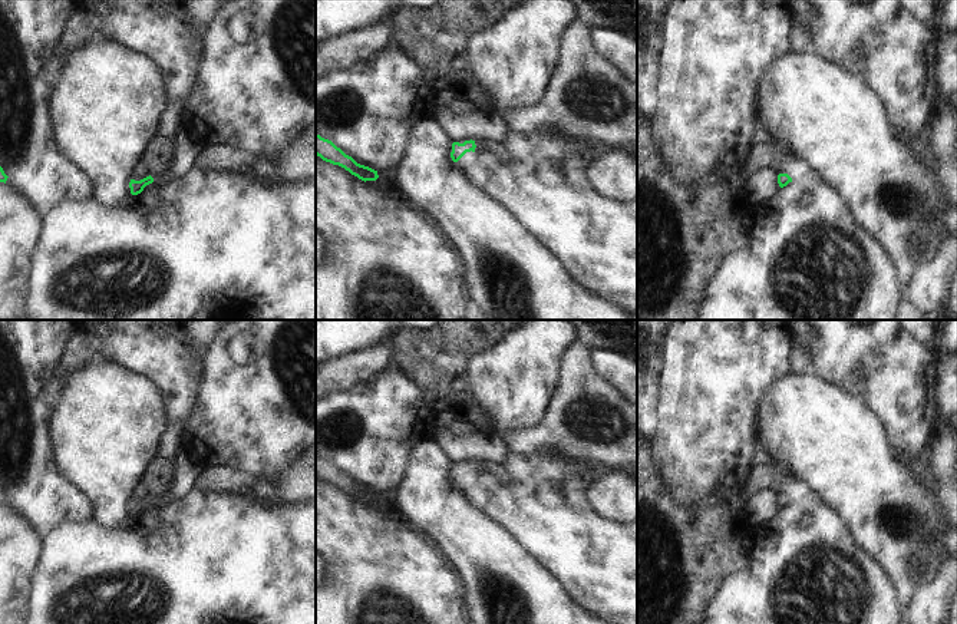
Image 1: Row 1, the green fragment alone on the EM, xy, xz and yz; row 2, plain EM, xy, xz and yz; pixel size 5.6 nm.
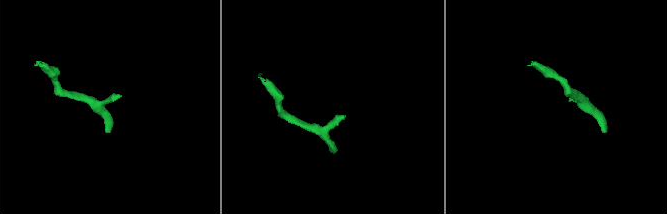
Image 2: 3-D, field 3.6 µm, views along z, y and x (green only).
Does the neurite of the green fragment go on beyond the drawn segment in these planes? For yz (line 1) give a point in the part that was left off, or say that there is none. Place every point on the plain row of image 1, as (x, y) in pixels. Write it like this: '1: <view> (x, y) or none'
1: none

